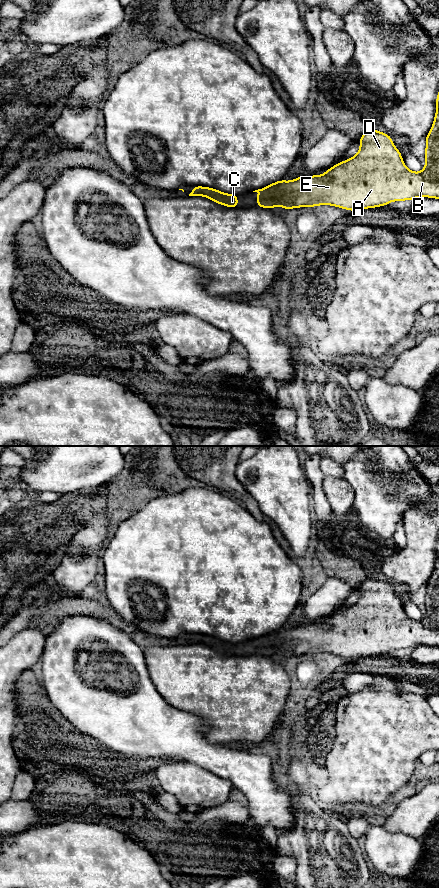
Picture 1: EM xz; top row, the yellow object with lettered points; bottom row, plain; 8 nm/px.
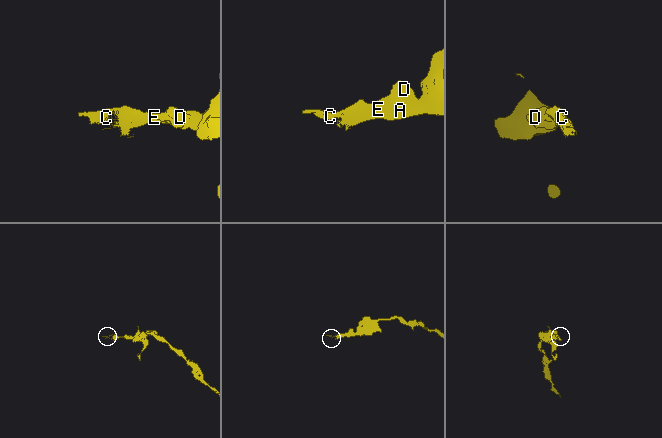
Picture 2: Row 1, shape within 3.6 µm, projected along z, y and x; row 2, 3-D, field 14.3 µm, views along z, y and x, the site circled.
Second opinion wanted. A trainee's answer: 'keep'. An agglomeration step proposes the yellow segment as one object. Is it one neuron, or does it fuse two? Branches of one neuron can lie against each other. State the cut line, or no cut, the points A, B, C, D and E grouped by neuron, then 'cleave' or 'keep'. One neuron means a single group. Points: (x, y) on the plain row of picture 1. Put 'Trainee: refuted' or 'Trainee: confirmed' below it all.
no cut | A B C D E | keep
Trainee: confirmed

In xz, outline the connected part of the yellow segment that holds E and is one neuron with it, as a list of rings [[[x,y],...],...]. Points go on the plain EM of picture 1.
[[[439,540],[434,570],[425,586],[426,612],[421,620],[413,620],[406,615],[401,600],[392,591],[392,584],[369,575],[359,589],[360,597],[354,605],[334,613],[322,623],[300,624],[291,629],[282,627],[253,639],[258,641],[255,655],[272,657],[282,653],[284,658],[289,658],[331,653],[358,659],[418,645],[439,647]]]

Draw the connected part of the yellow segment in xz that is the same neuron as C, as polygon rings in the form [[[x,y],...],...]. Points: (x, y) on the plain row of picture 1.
[[[193,634],[189,644],[204,644],[220,653],[225,653],[229,656],[239,656],[238,643],[227,642],[210,635]]]

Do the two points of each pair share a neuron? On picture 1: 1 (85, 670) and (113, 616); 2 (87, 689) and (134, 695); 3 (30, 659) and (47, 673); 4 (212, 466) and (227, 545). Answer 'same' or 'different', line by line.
1: different
2: same
3: different
4: different

